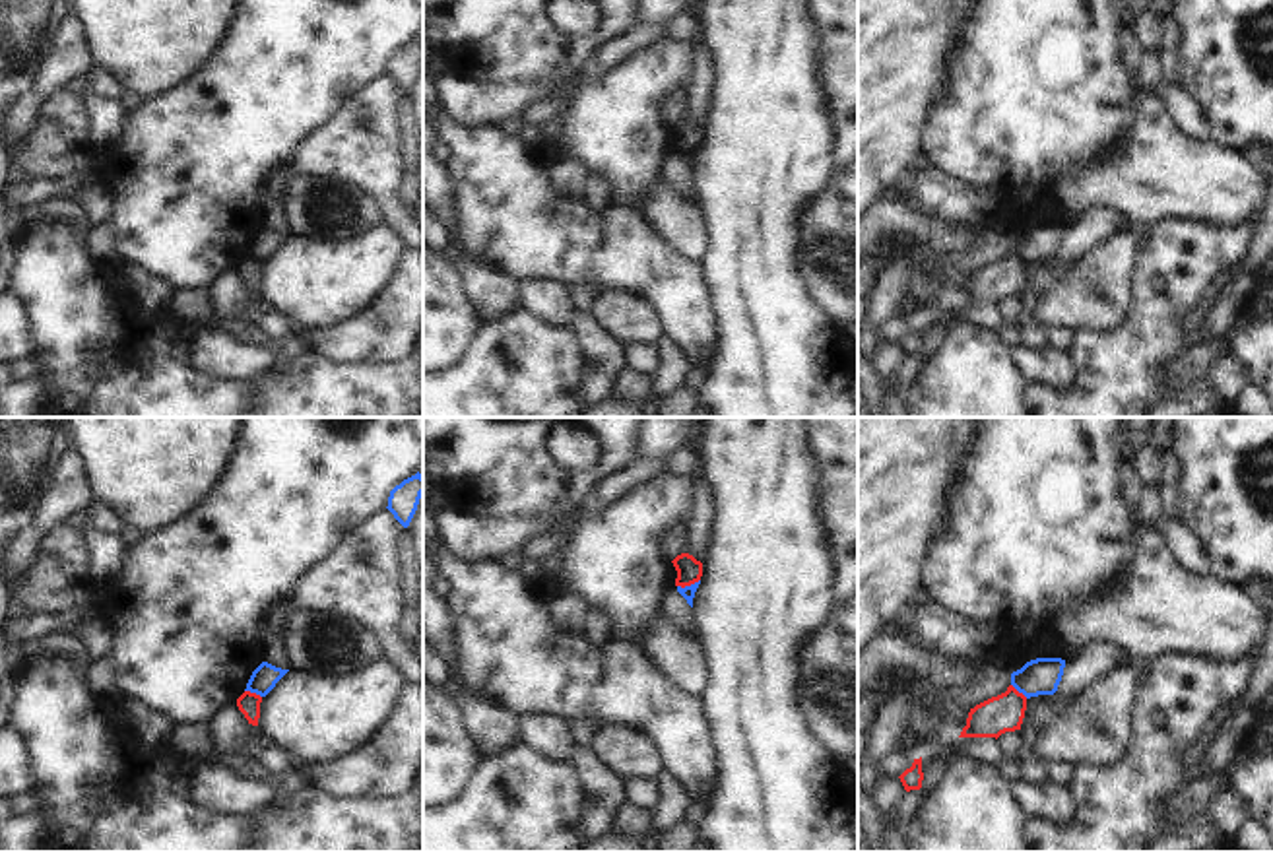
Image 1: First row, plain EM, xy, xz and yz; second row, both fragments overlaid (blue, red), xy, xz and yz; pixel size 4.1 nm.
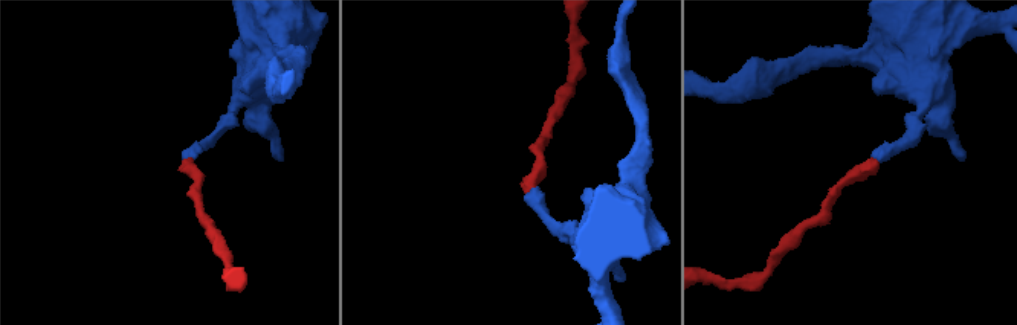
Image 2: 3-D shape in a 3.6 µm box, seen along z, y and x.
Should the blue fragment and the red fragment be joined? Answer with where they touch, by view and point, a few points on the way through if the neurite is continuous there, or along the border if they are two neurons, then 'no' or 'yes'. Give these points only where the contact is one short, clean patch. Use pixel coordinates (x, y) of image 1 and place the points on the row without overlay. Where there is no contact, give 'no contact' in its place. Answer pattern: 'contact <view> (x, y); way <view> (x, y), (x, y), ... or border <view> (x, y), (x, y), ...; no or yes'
contact xz (687, 152); border xz (699, 144), (678, 152); no

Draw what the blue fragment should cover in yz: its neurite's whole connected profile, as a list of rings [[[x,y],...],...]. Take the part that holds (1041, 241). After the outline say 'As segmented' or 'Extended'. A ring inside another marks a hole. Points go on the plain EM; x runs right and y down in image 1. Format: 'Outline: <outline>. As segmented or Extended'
Outline: [[[1036,223],[1011,239],[1011,250],[1027,264],[1038,260],[1054,260],[1061,246],[1065,225]]]. As segmented

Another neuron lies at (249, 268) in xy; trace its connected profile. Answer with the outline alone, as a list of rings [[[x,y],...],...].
[[[245,256],[239,264],[237,264],[237,272],[239,276],[245,279],[245,283],[248,285],[248,289],[258,291],[258,283],[260,283],[260,268],[262,262],[250,256]]]

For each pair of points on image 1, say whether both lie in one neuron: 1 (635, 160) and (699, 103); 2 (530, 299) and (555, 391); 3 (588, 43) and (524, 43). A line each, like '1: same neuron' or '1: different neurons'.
1: different neurons
2: different neurons
3: same neuron

